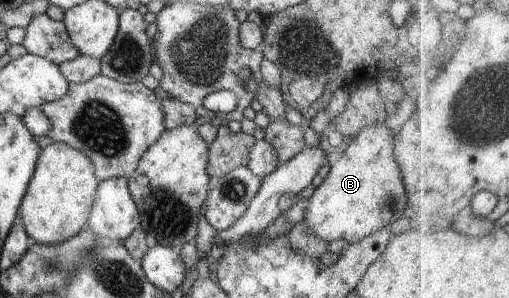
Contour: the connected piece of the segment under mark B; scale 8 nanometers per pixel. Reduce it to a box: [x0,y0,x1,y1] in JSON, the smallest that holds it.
[303,123,408,245]

